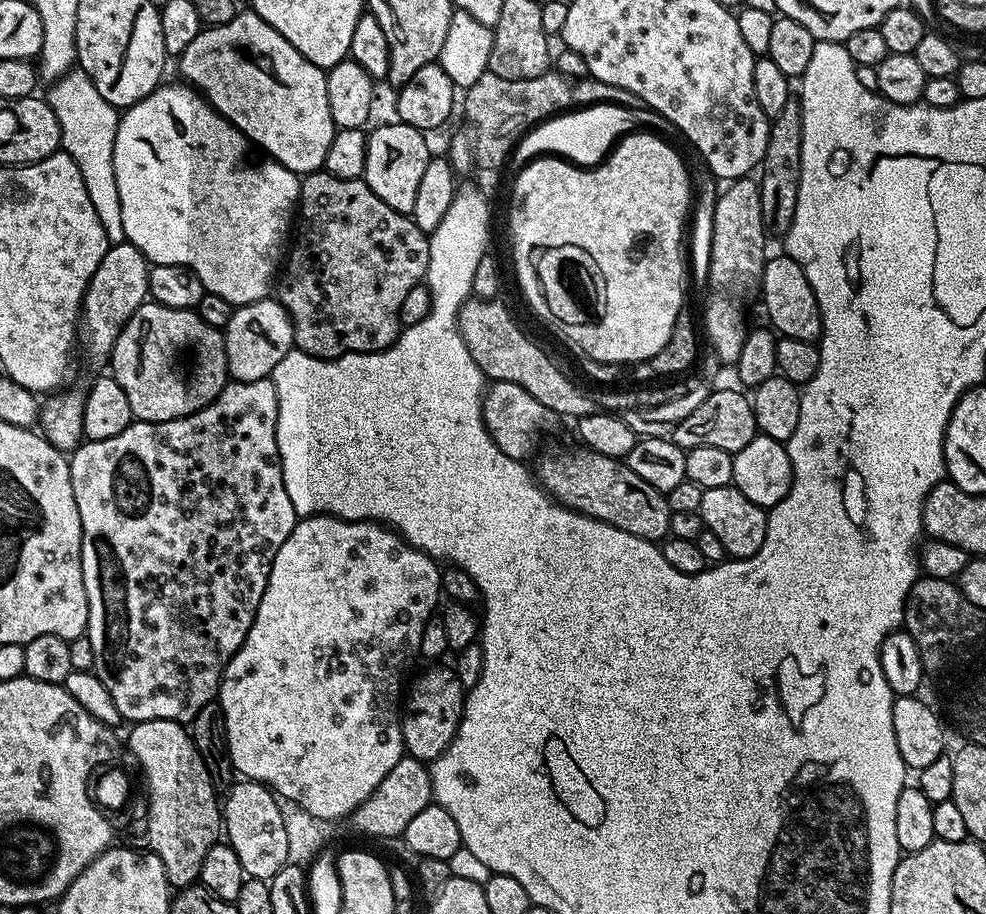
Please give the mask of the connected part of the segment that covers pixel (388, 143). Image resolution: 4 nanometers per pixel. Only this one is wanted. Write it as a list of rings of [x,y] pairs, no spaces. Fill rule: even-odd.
[[[391,122],[380,124],[368,132],[368,149],[366,150],[366,166],[363,180],[390,206],[399,212],[410,214],[414,210],[414,198],[418,194],[418,185],[430,159],[428,139],[419,128],[409,124]]]

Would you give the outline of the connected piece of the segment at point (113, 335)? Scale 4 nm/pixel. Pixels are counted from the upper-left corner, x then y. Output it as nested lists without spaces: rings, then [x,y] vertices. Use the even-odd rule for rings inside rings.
[[[127,242],[113,244],[106,250],[102,262],[98,262],[98,270],[94,270],[94,278],[90,278],[88,289],[84,291],[84,307],[80,309],[78,325],[78,344],[84,347],[84,356],[100,368],[112,359],[114,342],[126,326],[126,322],[149,299],[148,270],[149,262],[135,246]]]

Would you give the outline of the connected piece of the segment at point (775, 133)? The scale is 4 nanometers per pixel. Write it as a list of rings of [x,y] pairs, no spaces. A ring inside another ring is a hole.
[[[793,98],[786,102],[786,107],[782,109],[782,114],[771,117],[768,130],[768,145],[766,146],[762,171],[758,176],[762,218],[767,231],[773,237],[776,235],[777,238],[780,238],[785,234],[791,233],[794,210],[800,205],[798,186],[800,185],[801,162],[802,118],[800,117],[800,101]]]

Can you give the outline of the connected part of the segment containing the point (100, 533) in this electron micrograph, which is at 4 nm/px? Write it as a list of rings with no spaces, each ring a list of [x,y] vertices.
[[[271,379],[258,382],[232,380],[202,410],[170,422],[142,422],[136,420],[122,434],[114,434],[109,440],[85,439],[70,456],[70,482],[74,486],[74,502],[78,502],[78,518],[82,518],[82,582],[86,582],[88,603],[87,637],[94,646],[94,673],[110,692],[118,714],[125,721],[177,720],[185,726],[202,710],[213,703],[220,690],[224,667],[234,658],[242,646],[258,602],[266,590],[270,578],[270,566],[274,566],[274,554],[297,522],[294,502],[286,494],[286,482],[282,478],[282,466],[278,454],[278,398]]]

